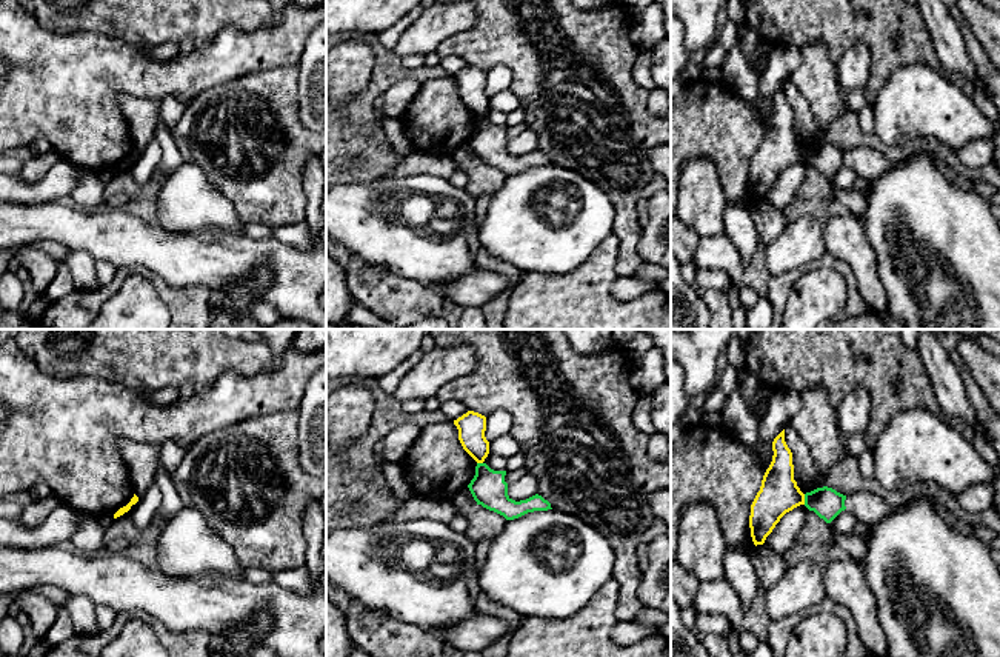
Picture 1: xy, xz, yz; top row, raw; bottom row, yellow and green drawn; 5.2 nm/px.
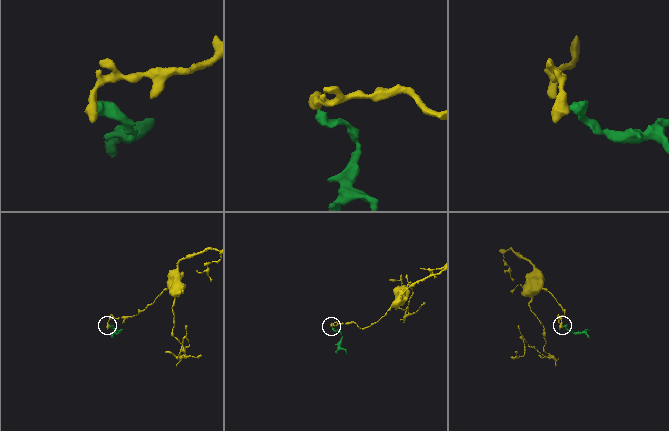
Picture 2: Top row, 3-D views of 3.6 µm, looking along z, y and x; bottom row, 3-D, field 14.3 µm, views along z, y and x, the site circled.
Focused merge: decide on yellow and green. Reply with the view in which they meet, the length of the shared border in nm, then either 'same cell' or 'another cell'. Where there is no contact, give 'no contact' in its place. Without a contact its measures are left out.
meets yellow in yz; contact 60 nm long; another cell

